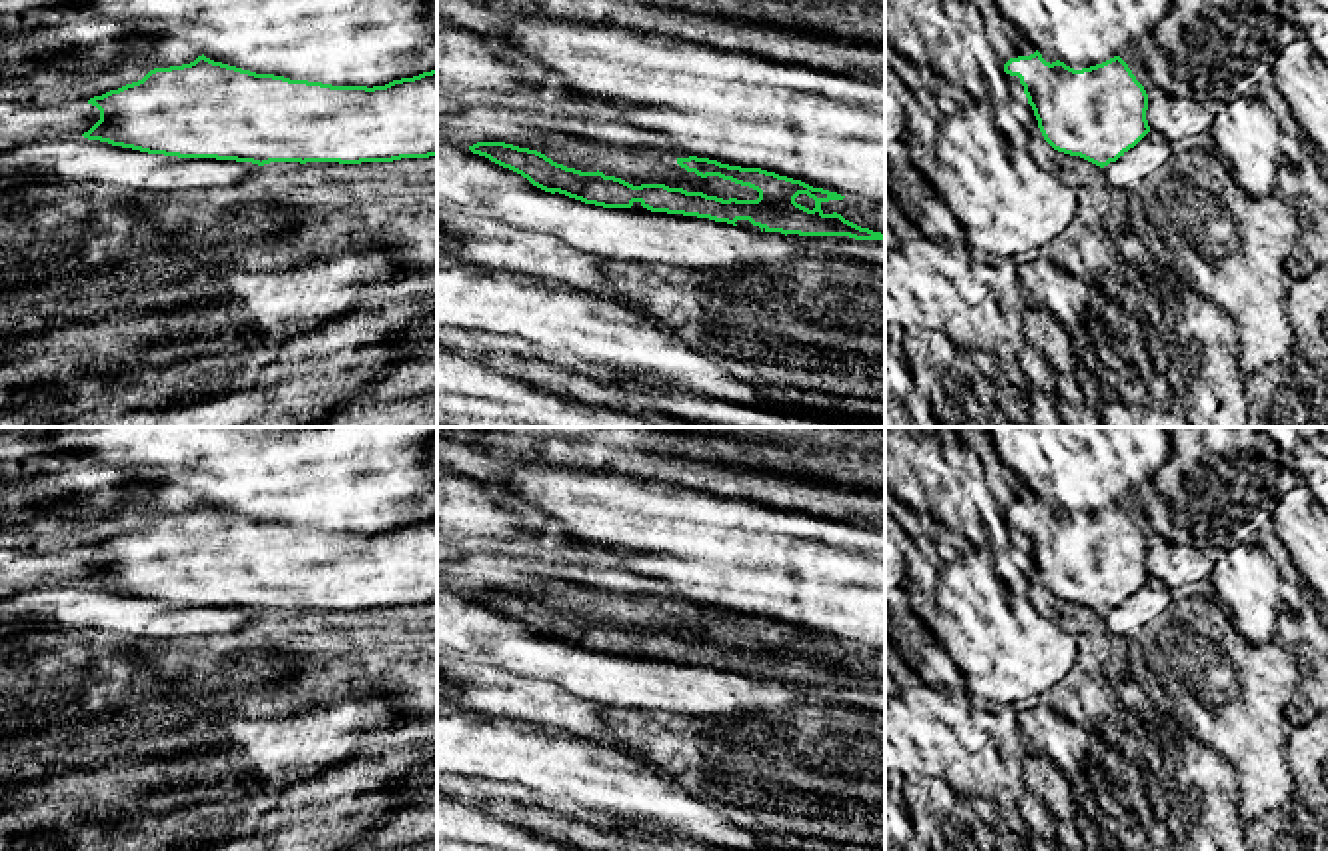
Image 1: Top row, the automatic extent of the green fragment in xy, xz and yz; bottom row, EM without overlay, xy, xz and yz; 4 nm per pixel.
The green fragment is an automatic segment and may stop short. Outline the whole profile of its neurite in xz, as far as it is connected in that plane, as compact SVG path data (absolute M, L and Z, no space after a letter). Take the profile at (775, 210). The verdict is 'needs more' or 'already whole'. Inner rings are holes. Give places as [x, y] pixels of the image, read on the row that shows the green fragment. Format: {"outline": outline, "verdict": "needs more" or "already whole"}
{"outline": "M477 142L473 154L509 168L545 192L559 192L585 204L603 208L631 208L639 202L651 212L683 214L727 222L749 220L761 232L799 236L849 236L855 240L883 240L885 234L861 228L841 214L825 214L823 202L845 196L813 188L801 180L779 176L761 168L741 168L709 158L677 158L677 164L701 178L719 176L759 192L757 200L717 198L703 192L687 192L665 184L633 186L603 172L581 172L553 162L545 154L505 142Z", "verdict": "already whole"}

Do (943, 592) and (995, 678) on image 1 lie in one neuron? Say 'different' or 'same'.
same

